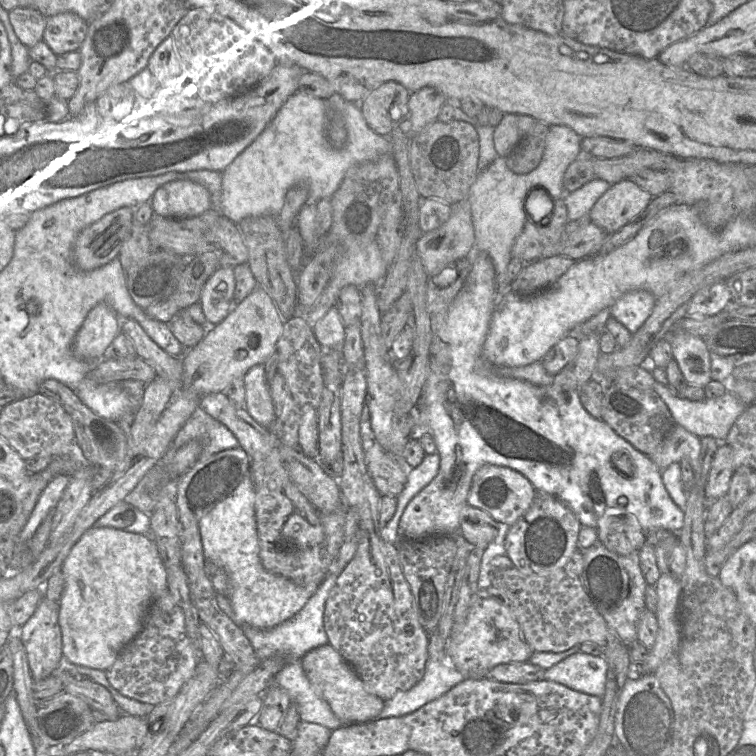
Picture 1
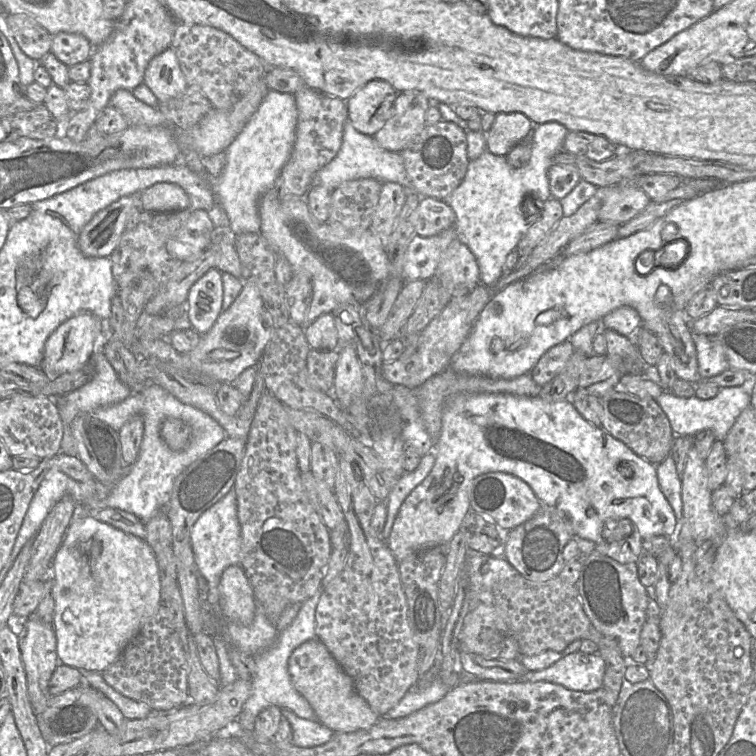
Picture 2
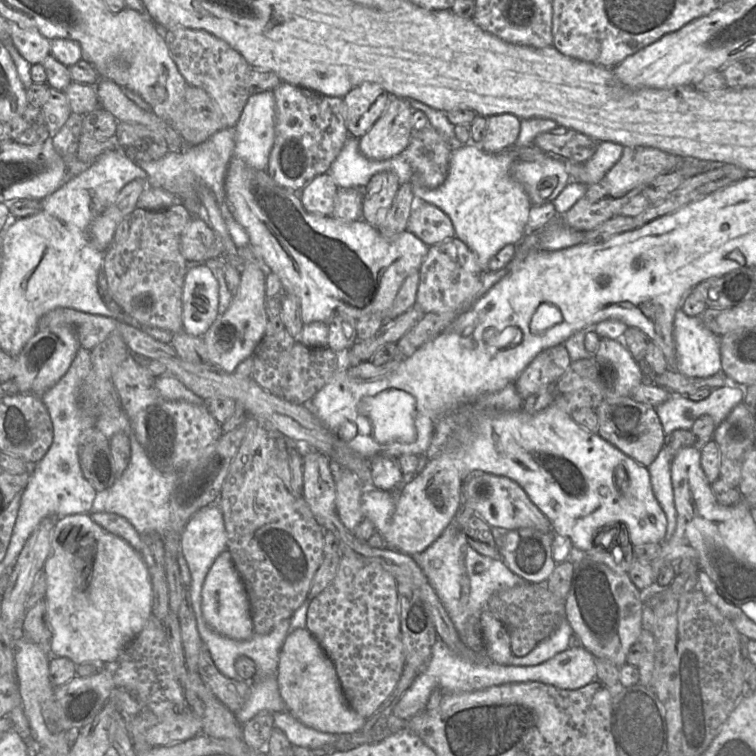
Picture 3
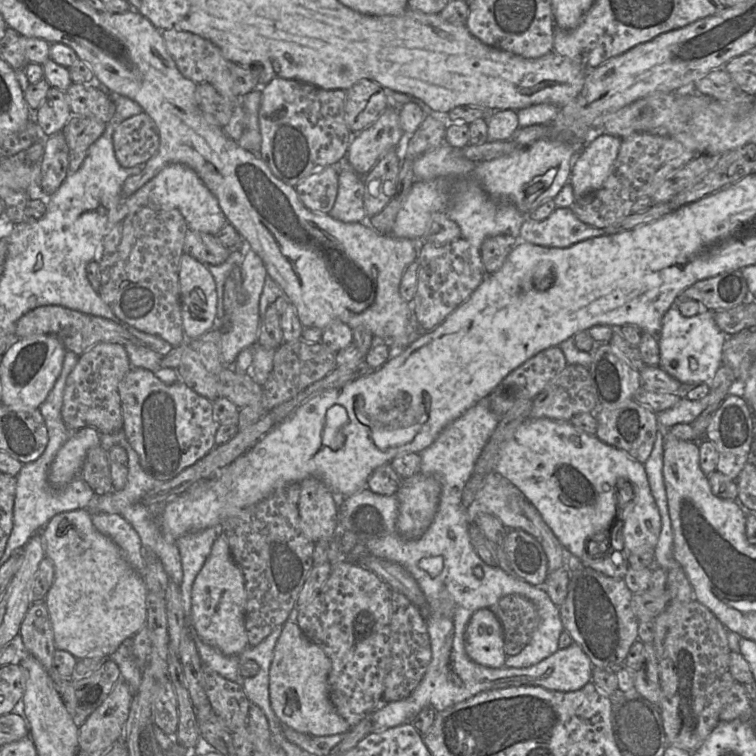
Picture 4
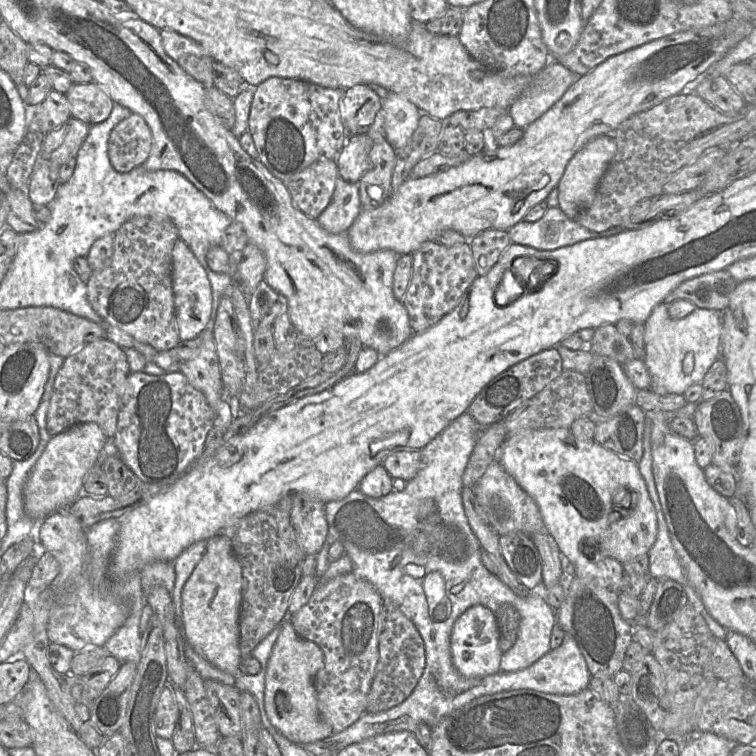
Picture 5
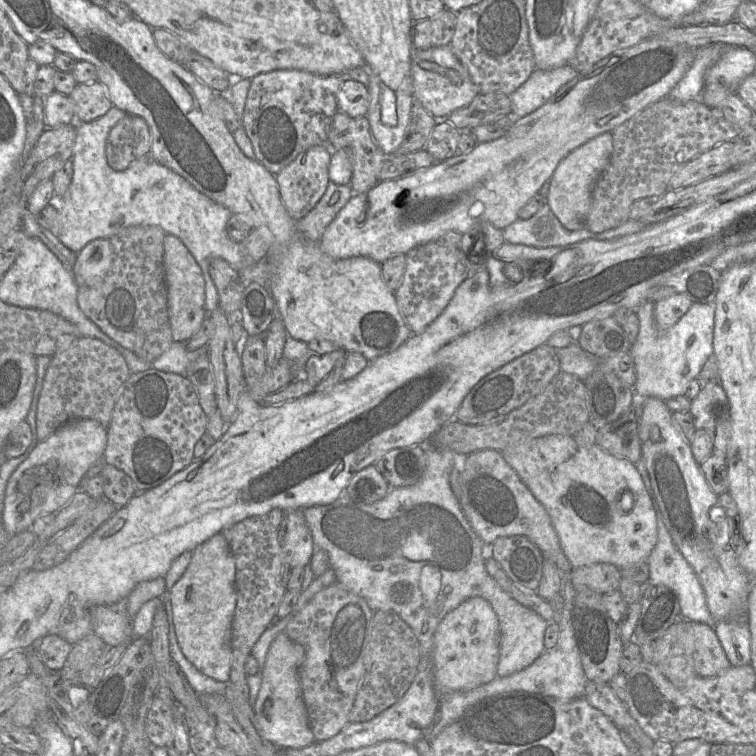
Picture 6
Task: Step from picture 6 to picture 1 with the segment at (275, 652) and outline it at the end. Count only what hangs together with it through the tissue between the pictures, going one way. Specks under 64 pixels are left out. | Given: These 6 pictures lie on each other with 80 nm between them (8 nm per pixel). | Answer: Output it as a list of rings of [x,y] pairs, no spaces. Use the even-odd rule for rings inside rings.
[[[331,645],[310,650],[302,657],[301,665],[309,681],[327,701],[342,725],[367,723],[375,720],[382,712],[385,701],[366,690],[357,672]]]

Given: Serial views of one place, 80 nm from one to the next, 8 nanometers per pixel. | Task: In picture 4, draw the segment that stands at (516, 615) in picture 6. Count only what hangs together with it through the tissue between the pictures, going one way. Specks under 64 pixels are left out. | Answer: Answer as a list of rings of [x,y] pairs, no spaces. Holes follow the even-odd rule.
[[[521,587],[518,595],[530,599],[538,611],[540,623],[529,643],[517,655],[508,656],[505,667],[527,668],[533,666],[559,650],[559,637],[564,630],[559,607],[556,606],[542,588]]]

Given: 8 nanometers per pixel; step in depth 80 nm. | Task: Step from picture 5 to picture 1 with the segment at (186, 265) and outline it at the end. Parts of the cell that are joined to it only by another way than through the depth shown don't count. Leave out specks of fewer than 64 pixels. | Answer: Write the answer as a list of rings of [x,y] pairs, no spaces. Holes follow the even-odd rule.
[[[221,266],[206,281],[199,304],[202,305],[203,326],[215,325],[235,304],[234,267]]]

